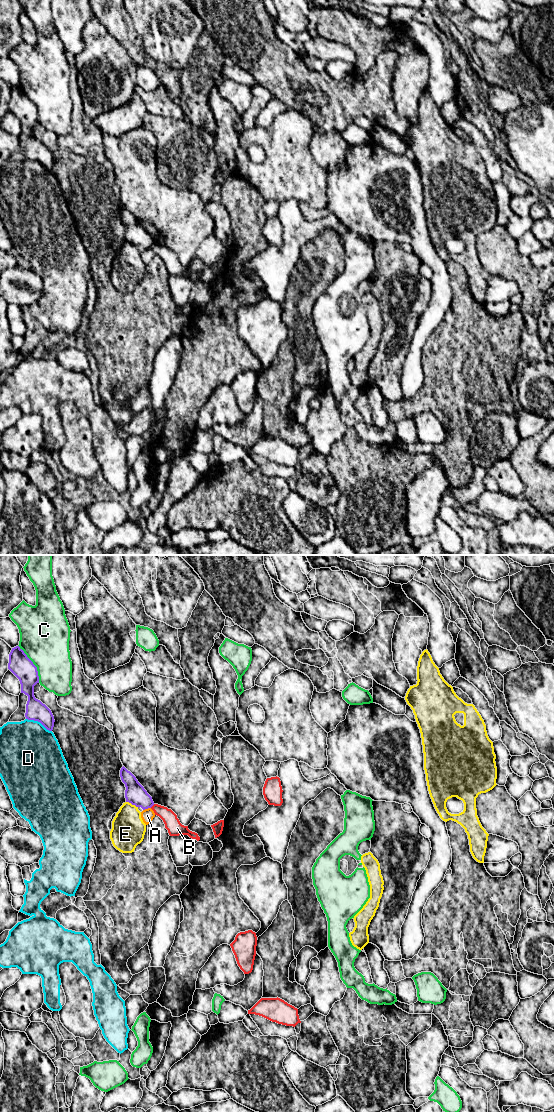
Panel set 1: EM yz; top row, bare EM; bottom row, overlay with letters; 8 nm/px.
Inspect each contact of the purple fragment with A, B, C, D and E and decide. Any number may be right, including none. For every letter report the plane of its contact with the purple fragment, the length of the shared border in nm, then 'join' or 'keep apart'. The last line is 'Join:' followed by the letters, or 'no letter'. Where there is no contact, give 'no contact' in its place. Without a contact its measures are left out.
A: yz | 70 nm | keep apart
B: yz | 50 nm | keep apart
C: yz | 340 nm | keep apart
D: yz | 240 nm | keep apart
E: yz | 110 nm | keep apart
Join: no letter

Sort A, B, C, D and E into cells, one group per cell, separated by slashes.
A / B / C / D / E

